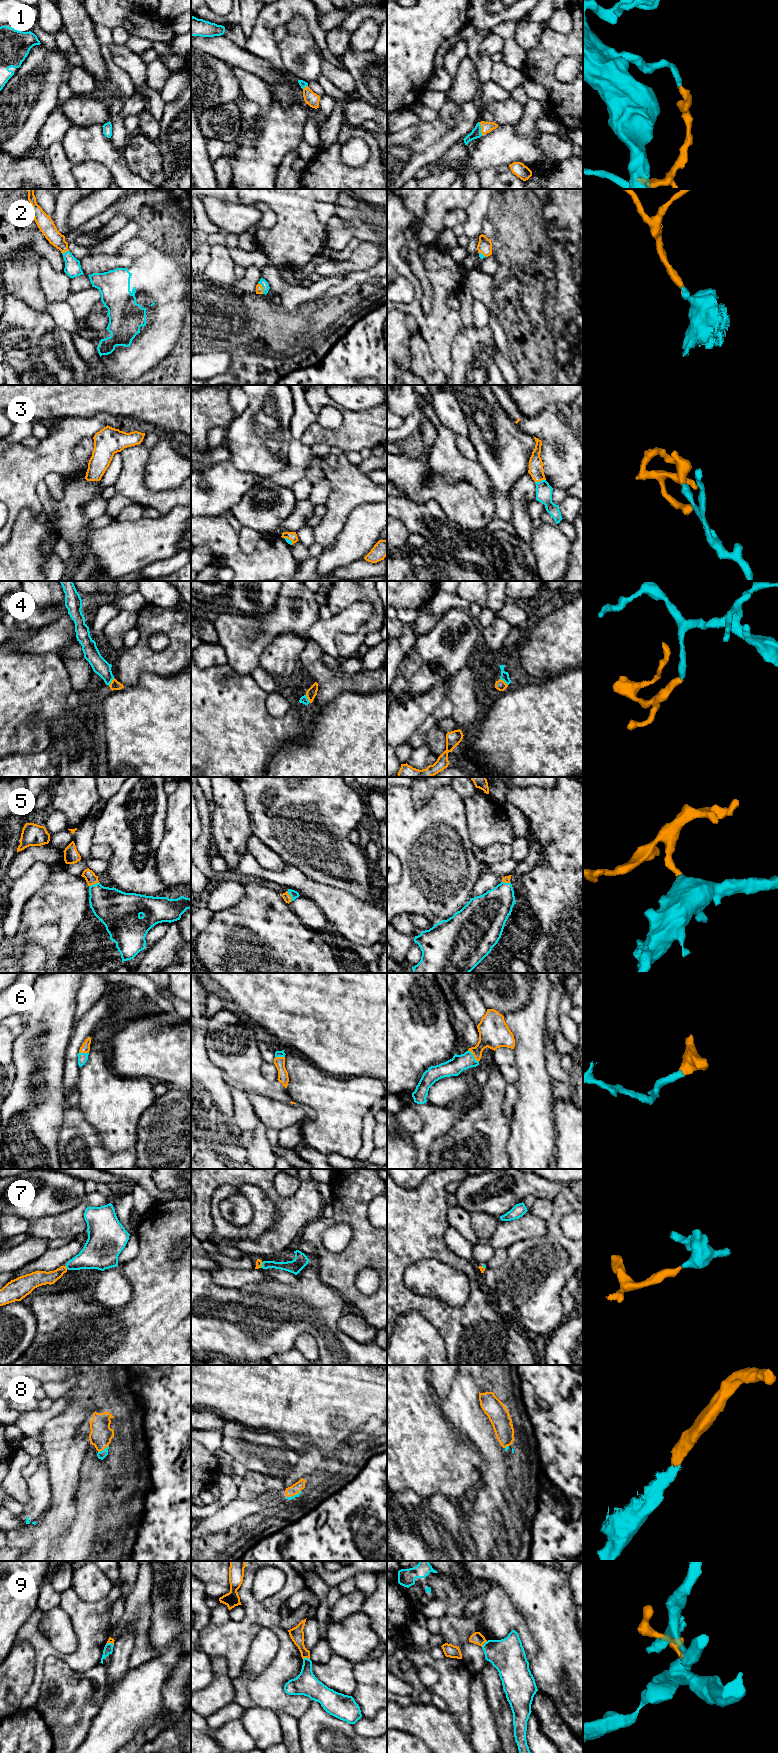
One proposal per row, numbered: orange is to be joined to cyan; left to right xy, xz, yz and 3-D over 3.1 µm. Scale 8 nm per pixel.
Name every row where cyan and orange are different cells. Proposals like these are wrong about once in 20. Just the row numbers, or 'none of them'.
none of them

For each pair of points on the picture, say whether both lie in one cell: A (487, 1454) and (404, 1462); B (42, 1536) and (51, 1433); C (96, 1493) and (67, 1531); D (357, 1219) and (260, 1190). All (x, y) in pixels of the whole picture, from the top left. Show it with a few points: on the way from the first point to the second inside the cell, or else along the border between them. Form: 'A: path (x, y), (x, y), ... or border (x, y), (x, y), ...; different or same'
A: border (465, 1436), (480, 1458); different
B: path (52, 1510), (60, 1498), (60, 1459); same
C: path (86, 1503), (82, 1507), (82, 1517), (77, 1522); same
D: path (333, 1220), (305, 1223), (299, 1217), (284, 1214); same

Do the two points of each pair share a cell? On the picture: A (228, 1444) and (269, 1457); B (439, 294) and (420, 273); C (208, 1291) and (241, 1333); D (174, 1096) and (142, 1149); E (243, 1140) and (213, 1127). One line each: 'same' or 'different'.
A: same
B: different
C: same
D: same
E: different

